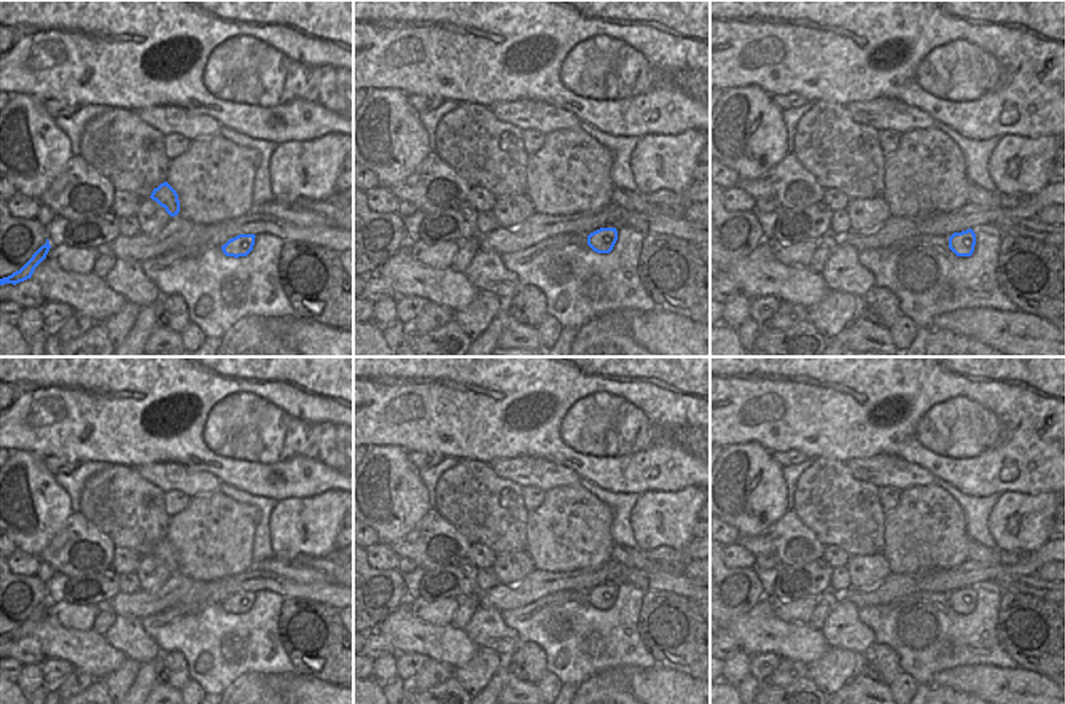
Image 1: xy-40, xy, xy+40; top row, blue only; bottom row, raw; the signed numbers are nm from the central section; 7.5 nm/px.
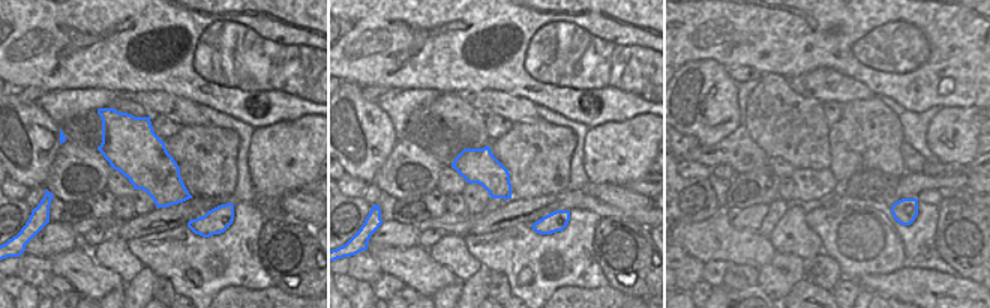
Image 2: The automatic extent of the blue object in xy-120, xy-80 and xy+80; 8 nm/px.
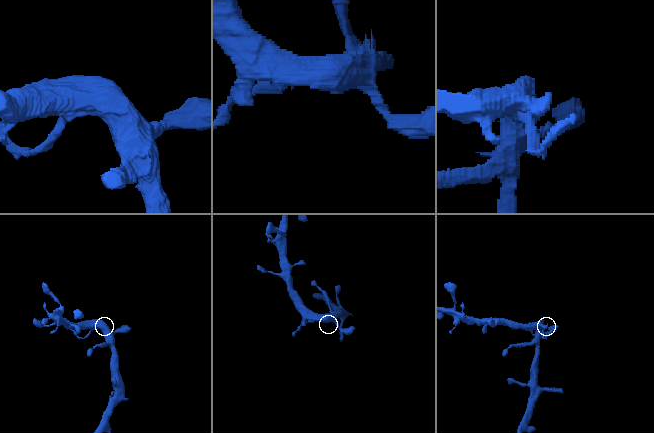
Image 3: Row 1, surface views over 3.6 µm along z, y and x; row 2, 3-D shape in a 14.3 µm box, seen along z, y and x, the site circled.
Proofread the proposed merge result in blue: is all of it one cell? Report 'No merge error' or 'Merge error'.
No merge error.

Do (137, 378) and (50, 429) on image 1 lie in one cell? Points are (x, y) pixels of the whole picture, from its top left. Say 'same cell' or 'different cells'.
same cell

